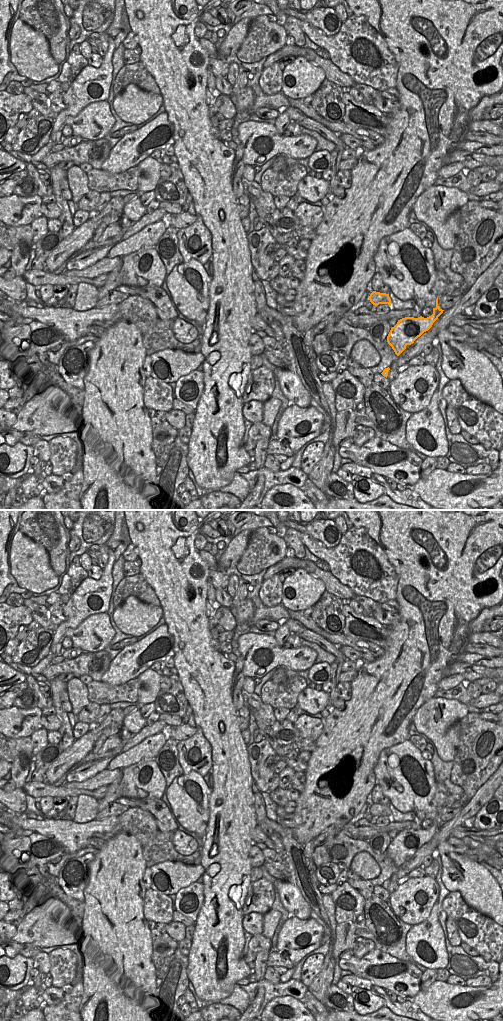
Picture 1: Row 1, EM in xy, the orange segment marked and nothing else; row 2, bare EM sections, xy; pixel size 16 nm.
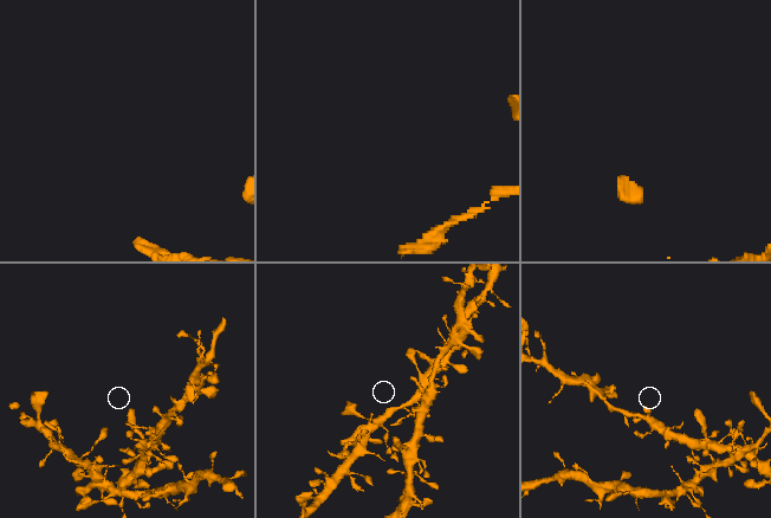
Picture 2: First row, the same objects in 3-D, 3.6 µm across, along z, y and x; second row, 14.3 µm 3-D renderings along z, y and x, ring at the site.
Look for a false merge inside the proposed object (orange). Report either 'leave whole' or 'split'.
leave whole

